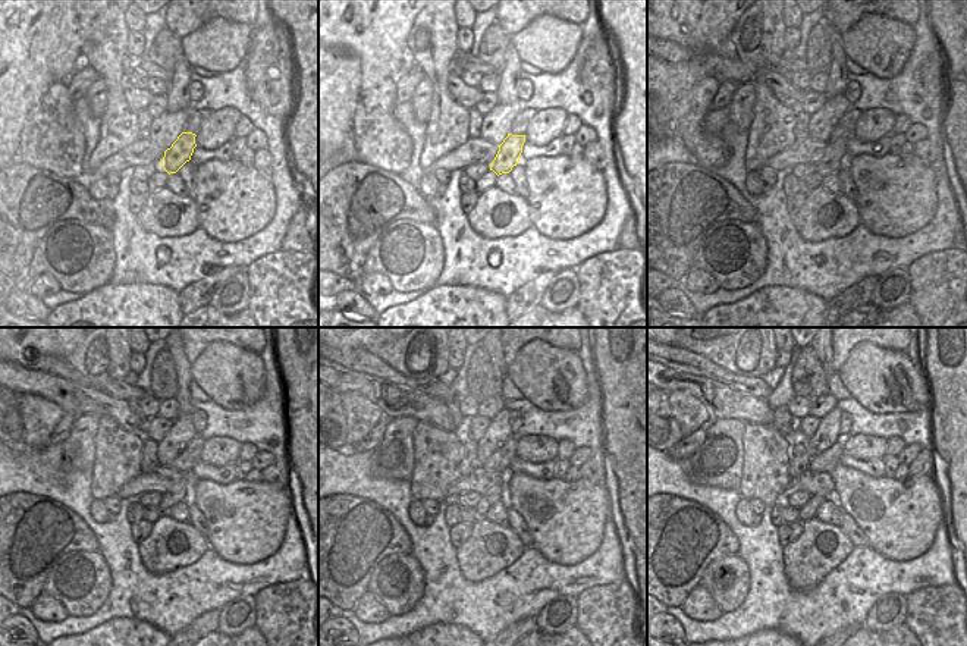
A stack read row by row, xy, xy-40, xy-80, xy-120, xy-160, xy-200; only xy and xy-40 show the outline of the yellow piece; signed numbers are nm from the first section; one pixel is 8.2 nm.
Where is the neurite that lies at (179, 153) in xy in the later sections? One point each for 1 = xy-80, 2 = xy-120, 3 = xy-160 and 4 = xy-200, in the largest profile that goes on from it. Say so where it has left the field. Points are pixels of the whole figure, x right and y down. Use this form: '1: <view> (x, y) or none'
1: xy-80 (834, 159)
2: xy-120 (176, 494)
3: xy-160 (496, 494)
4: xy-200 (812, 505)

